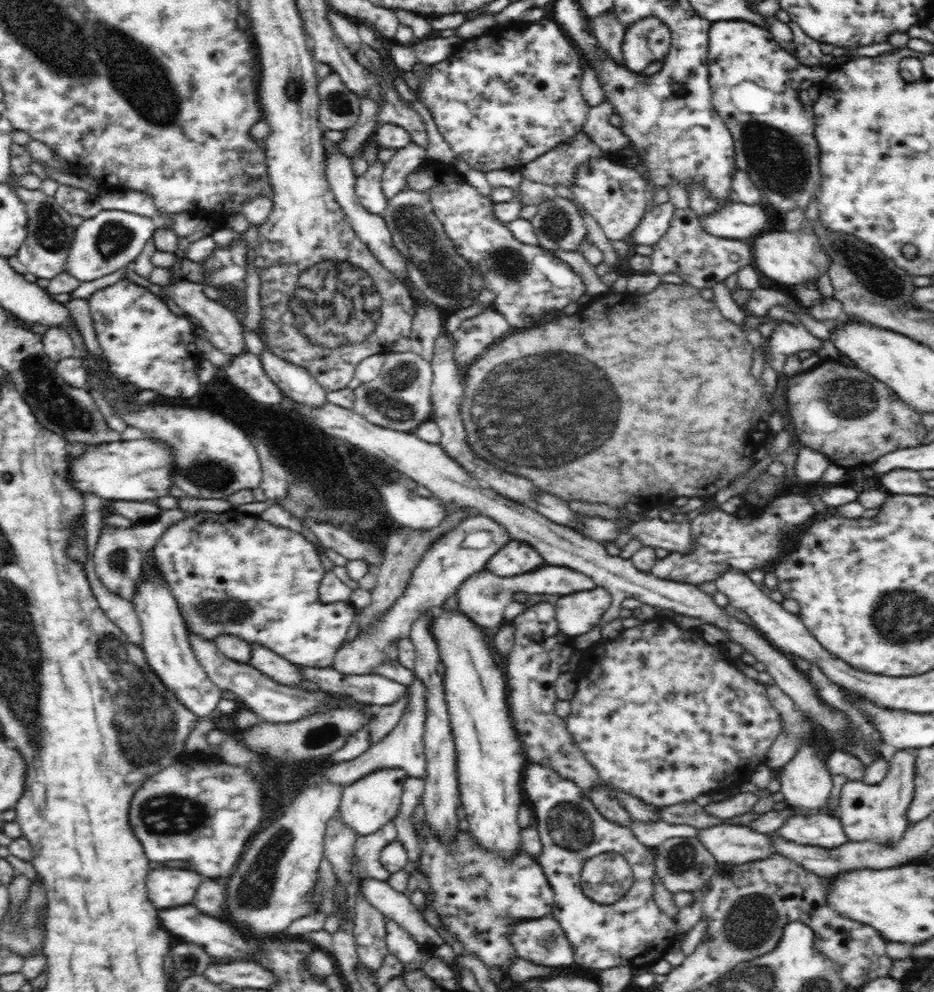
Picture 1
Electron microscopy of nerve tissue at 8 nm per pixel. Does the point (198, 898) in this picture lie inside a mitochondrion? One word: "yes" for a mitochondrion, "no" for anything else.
no

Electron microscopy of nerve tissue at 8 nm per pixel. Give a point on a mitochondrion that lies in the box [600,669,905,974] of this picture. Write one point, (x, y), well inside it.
(751, 919)

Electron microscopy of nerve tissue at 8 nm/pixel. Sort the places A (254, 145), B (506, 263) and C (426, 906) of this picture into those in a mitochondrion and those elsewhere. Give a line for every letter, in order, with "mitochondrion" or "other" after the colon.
A: other
B: mitochondrion
C: other

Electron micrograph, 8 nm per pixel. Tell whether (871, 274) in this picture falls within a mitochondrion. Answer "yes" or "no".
yes

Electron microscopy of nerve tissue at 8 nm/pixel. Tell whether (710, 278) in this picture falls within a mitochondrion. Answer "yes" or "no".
no

